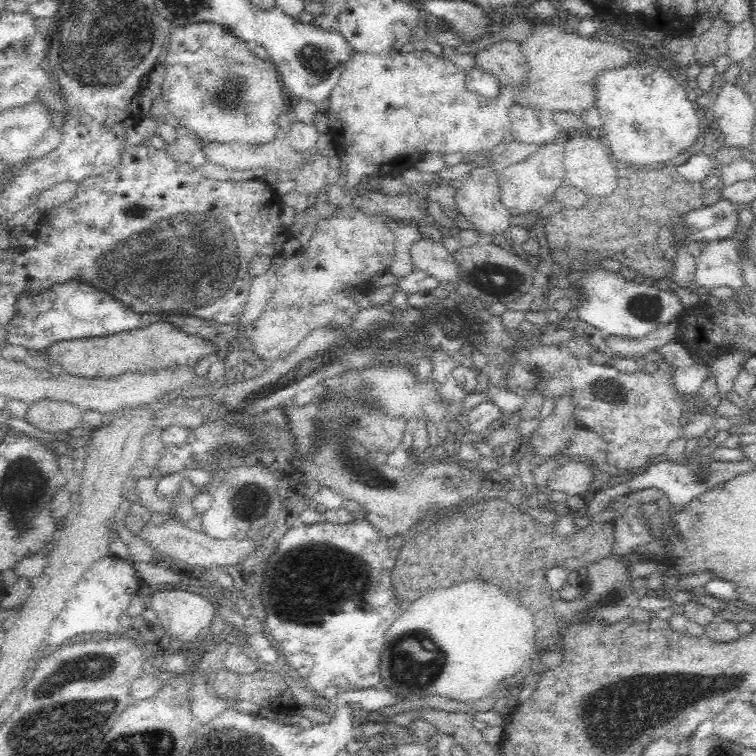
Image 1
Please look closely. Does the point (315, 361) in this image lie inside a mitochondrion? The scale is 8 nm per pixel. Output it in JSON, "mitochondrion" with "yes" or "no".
{"mitochondrion":"yes"}

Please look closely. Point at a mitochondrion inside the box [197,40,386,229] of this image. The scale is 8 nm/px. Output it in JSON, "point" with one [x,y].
{"point":[315,59]}

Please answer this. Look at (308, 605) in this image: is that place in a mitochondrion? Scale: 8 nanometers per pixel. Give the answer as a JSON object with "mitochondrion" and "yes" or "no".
{"mitochondrion":"yes"}

